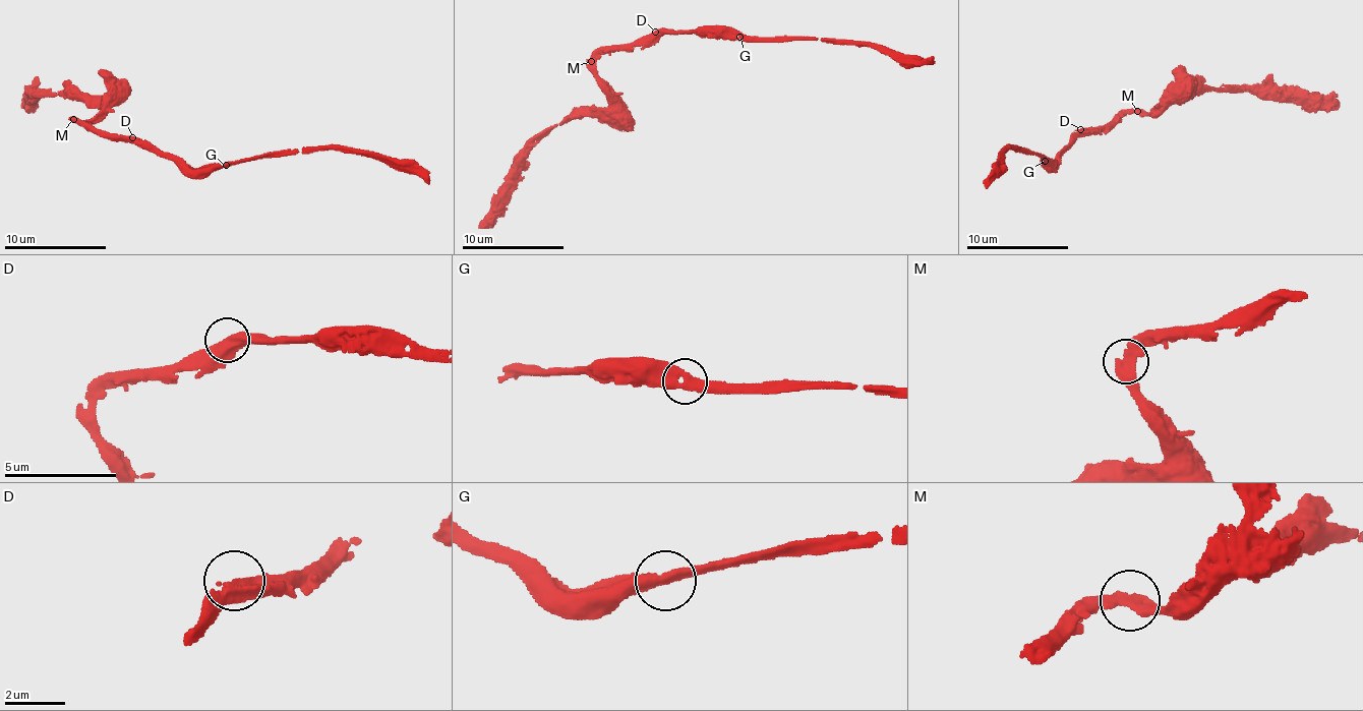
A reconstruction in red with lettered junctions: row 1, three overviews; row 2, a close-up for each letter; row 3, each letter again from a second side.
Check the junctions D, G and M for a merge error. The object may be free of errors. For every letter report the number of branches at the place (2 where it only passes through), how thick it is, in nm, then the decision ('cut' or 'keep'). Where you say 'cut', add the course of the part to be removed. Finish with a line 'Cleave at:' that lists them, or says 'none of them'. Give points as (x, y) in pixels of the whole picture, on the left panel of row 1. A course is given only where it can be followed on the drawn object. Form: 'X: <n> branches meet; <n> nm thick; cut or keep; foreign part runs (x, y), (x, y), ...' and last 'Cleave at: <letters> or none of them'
D: 2 branches meet; 500 nm thick; keep
G: 2 branches meet; 440 nm thick; keep
M: 2 branches meet; 440 nm thick; keep
Cleave at: none of them

